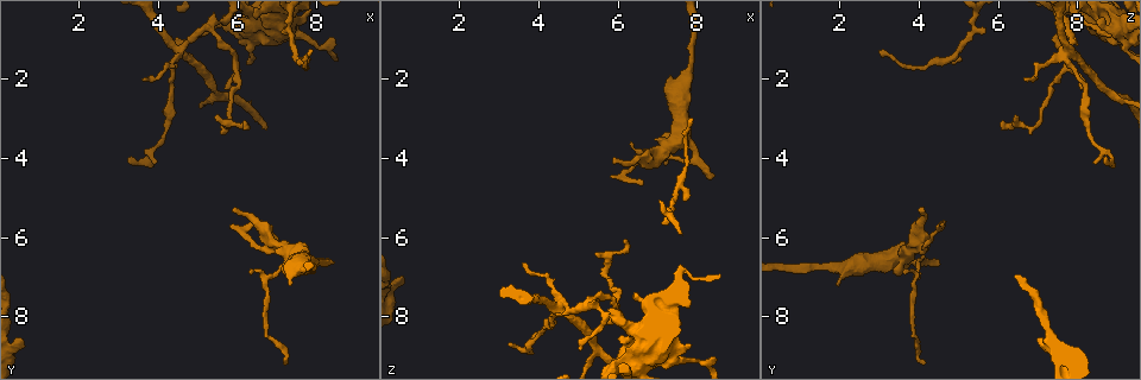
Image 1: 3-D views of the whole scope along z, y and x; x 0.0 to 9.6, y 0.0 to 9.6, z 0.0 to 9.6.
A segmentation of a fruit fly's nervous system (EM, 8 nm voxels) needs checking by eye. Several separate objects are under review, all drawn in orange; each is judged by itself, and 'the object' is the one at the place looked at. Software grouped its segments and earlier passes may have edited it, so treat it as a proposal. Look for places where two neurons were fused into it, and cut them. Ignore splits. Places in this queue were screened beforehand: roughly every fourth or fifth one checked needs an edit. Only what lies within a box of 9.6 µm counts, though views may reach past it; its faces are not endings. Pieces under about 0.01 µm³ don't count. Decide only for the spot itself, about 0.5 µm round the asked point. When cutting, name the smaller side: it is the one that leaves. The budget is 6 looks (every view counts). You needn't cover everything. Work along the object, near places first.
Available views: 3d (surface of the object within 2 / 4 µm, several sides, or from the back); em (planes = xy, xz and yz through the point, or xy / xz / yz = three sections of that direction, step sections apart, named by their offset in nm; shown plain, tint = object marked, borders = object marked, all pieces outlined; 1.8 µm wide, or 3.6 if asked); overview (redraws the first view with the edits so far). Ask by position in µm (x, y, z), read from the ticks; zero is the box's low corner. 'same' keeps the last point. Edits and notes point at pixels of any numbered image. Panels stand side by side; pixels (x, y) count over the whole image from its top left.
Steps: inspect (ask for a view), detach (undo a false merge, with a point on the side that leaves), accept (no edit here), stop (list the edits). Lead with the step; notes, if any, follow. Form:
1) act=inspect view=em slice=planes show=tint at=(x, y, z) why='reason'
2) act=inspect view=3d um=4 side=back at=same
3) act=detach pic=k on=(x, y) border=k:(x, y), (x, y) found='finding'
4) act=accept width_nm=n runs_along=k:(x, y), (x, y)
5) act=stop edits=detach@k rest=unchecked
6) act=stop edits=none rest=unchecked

act=inspect view=3d um=2 at=(5.65, 3.25, 6.85) why='abrupt turn'

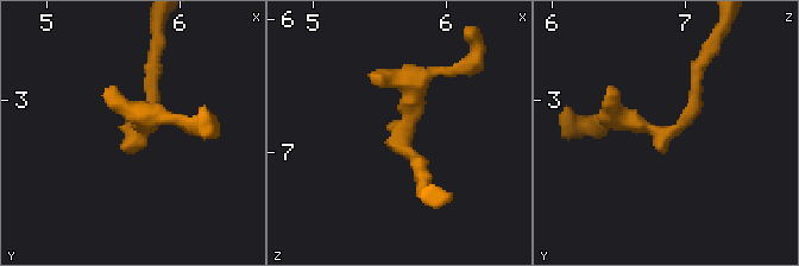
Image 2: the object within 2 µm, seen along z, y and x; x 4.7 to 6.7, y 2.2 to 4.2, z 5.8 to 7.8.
act=inspect view=em slice=planes show=tint at=(5.68, 3.24, 6.84)

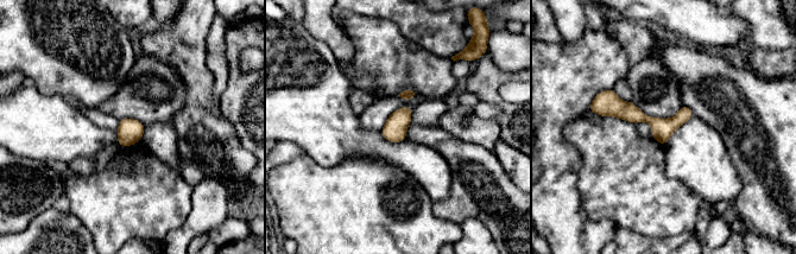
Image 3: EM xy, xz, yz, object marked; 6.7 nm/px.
act=accept width_nm=140 runs_along=3:(595, 106), (656, 124), (689, 113) found='all the same neuron'

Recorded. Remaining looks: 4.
act=inspect view=3d um=4 at=(4.55, 1.25, 7.70) why='looks like a crossing'

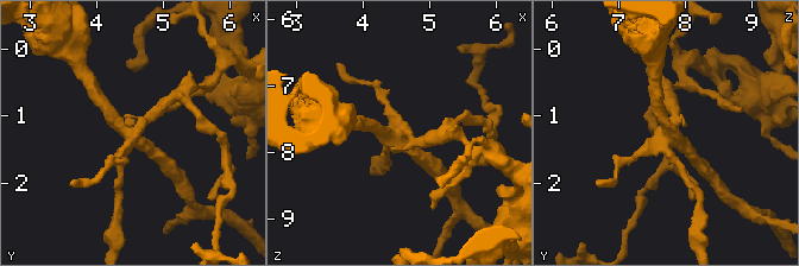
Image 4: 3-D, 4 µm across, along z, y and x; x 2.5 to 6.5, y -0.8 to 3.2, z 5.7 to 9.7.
act=inspect view=em slice=xy step=16 show=tint at=(4.55, 1.25, 7.70)

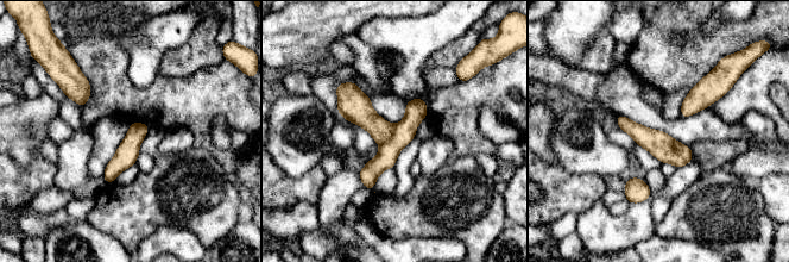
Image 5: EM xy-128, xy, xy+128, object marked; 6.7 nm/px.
act=inspect view=em slice=planes show=borders at=same why='another direction'

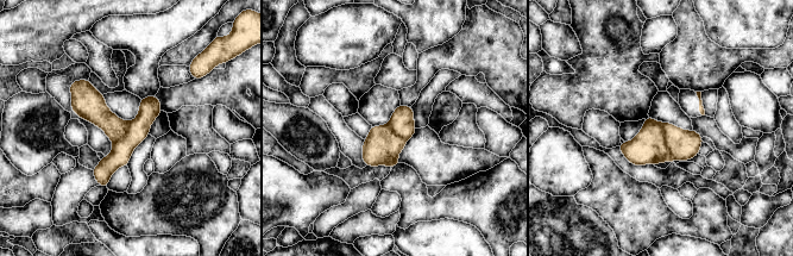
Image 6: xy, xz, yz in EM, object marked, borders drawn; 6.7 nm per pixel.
act=detach pic=6 on=(683, 145) width_nm=190 found='a second neuron is stuck on'

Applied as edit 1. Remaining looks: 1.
act=stop edits=detach@6 rest=unchecked

